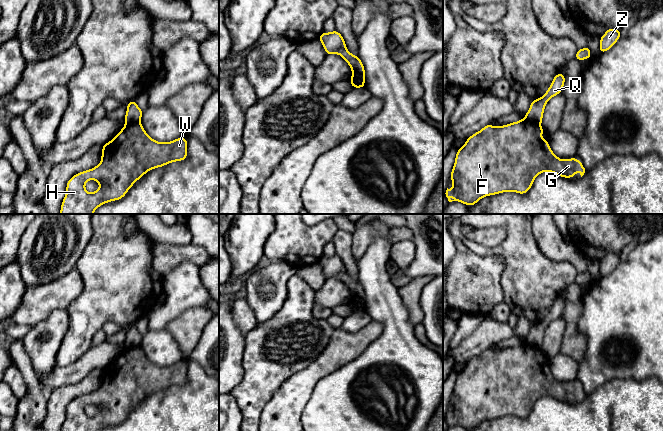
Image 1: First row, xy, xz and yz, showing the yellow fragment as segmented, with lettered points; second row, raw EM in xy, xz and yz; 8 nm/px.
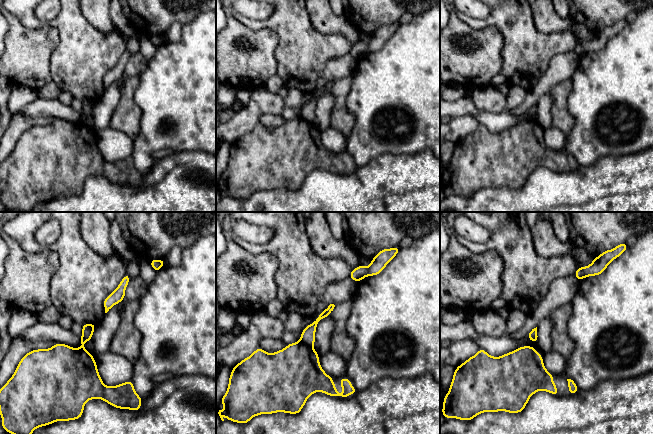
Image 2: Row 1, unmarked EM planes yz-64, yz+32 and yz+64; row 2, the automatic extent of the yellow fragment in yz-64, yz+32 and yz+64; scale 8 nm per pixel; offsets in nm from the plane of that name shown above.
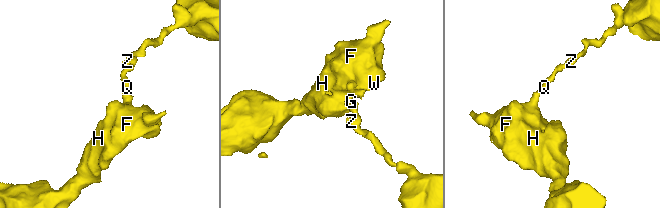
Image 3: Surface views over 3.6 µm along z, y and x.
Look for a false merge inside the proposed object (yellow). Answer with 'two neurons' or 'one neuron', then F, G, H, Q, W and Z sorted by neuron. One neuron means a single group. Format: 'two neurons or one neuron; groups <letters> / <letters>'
two neurons; groups F G H W / Q Z

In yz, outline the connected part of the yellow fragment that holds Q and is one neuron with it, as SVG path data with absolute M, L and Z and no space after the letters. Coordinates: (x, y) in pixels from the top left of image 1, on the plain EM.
M563 297L556 298L546 317L542 321L531 325L530 332L525 338L525 343L534 349L541 350L544 332L547 326L562 316L565 305L566 302Z

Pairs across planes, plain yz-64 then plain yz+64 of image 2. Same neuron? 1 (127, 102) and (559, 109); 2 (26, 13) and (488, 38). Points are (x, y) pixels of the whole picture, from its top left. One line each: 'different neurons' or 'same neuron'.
1: same neuron
2: different neurons

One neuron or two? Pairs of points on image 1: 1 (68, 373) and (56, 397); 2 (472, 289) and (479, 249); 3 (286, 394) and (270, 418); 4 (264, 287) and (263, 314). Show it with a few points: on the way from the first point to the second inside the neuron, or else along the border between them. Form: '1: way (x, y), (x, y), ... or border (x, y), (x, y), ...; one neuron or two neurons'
1: border (84, 376), (75, 383), (61, 385), (47, 394); two neurons
2: border (460, 240), (478, 255), (502, 255); two neurons
3: way (286, 400), (274, 412); one neuron
4: way (264, 294), (264, 307); one neuron

